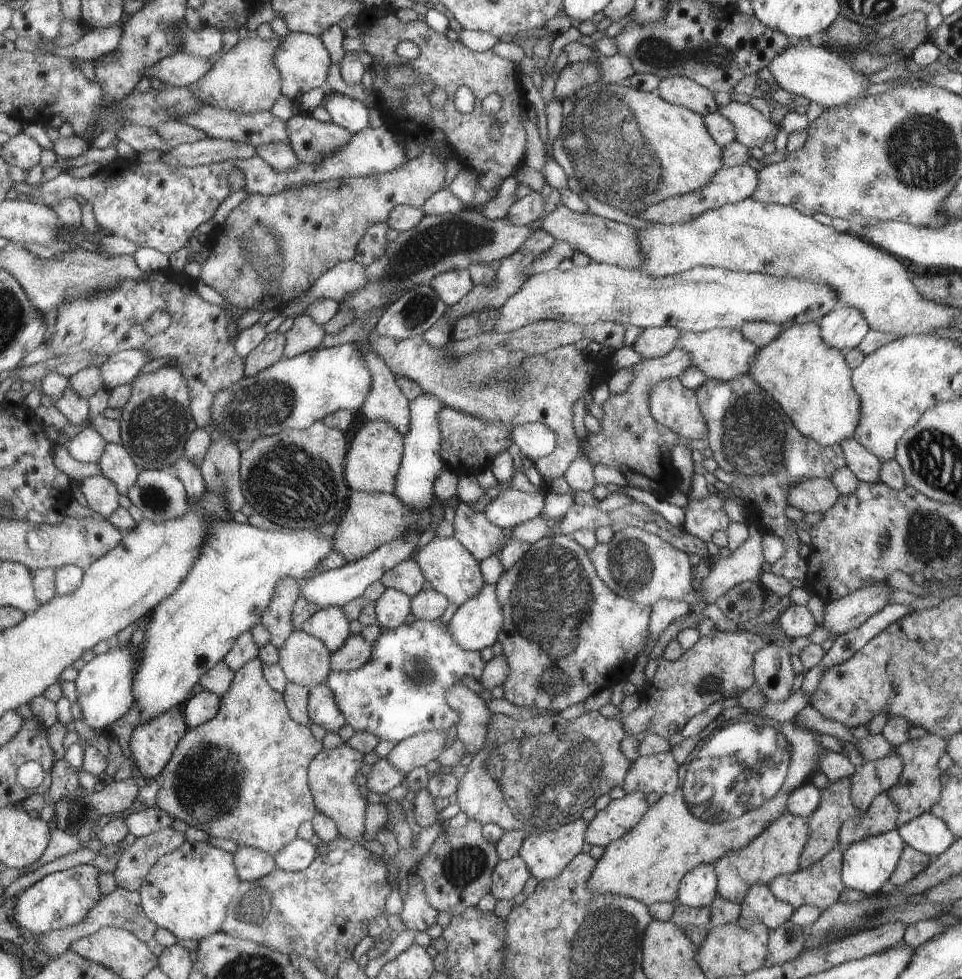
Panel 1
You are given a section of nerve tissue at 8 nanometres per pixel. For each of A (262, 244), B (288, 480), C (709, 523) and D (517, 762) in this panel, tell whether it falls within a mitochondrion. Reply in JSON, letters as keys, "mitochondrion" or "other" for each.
{"A":"mitochondrion","B":"mitochondrion","C":"other","D":"mitochondrion"}

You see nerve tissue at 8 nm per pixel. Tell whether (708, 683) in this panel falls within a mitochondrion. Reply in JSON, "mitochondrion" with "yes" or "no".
{"mitochondrion":"yes"}

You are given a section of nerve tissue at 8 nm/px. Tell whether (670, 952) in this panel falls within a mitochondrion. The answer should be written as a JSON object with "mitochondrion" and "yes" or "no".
{"mitochondrion":"no"}

